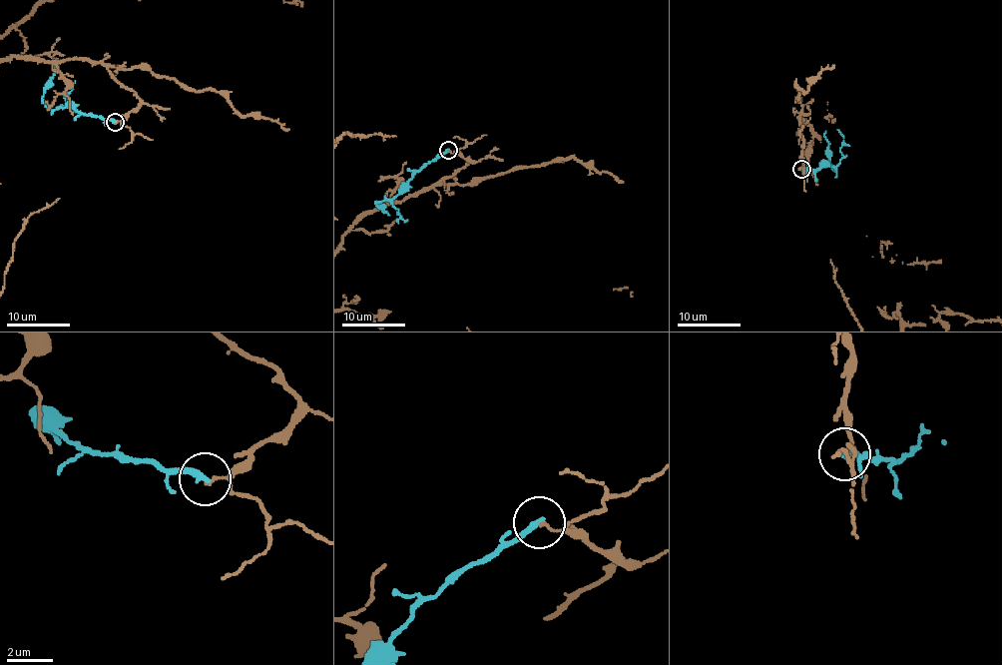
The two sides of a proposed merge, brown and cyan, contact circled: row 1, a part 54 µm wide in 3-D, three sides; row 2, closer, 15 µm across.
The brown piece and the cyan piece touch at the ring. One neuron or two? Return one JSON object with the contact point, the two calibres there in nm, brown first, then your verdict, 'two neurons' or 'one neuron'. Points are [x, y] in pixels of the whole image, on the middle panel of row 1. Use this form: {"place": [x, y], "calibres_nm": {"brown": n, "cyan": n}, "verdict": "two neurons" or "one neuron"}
{"place": [448, 150], "calibres_nm": {"brown": 80, "cyan": 280}, "verdict": "two neurons"}

